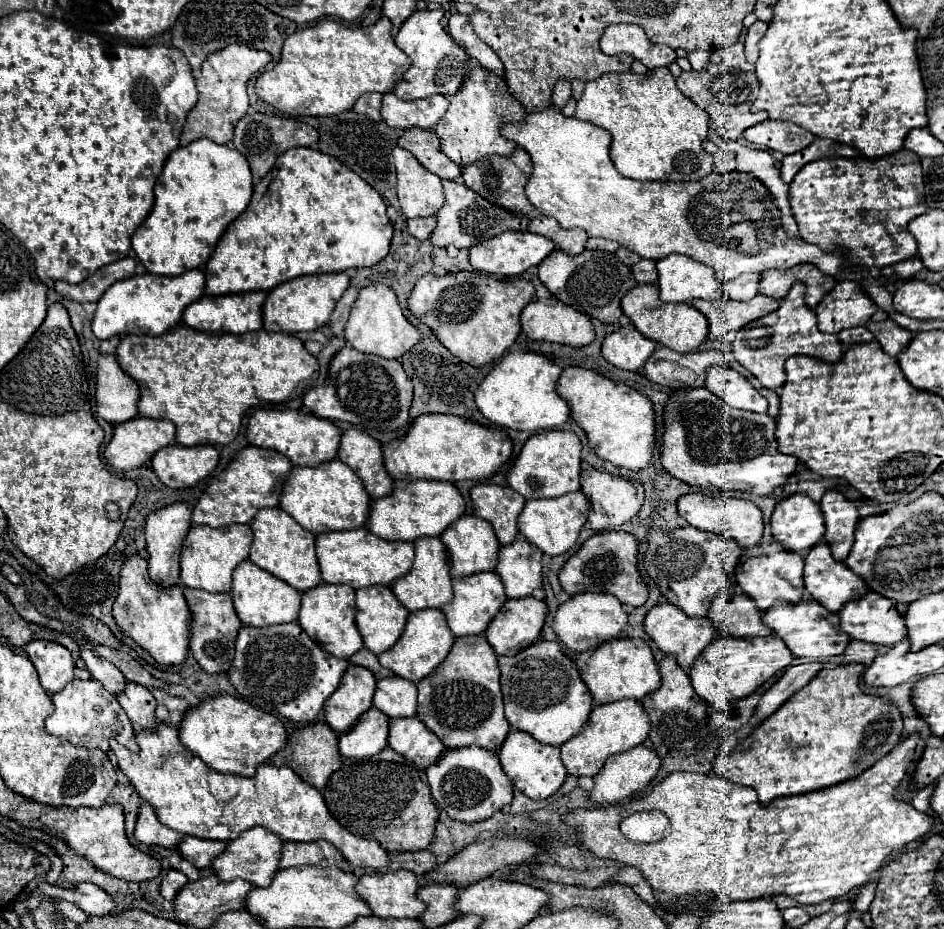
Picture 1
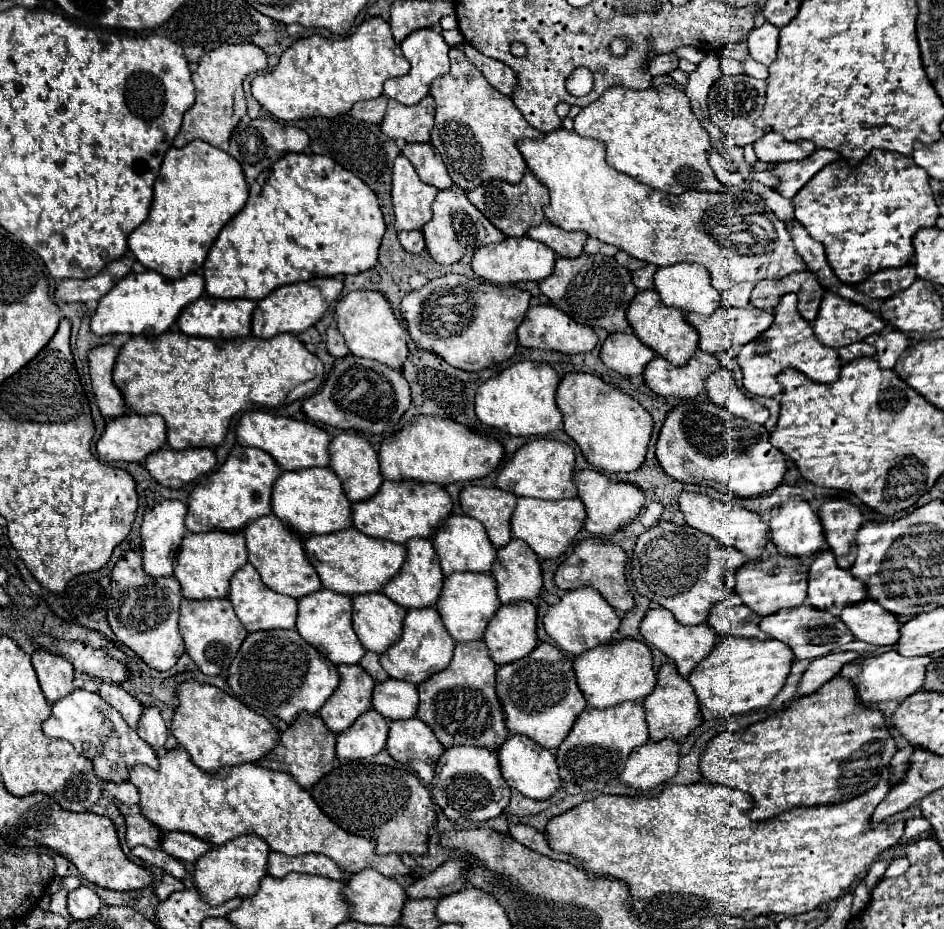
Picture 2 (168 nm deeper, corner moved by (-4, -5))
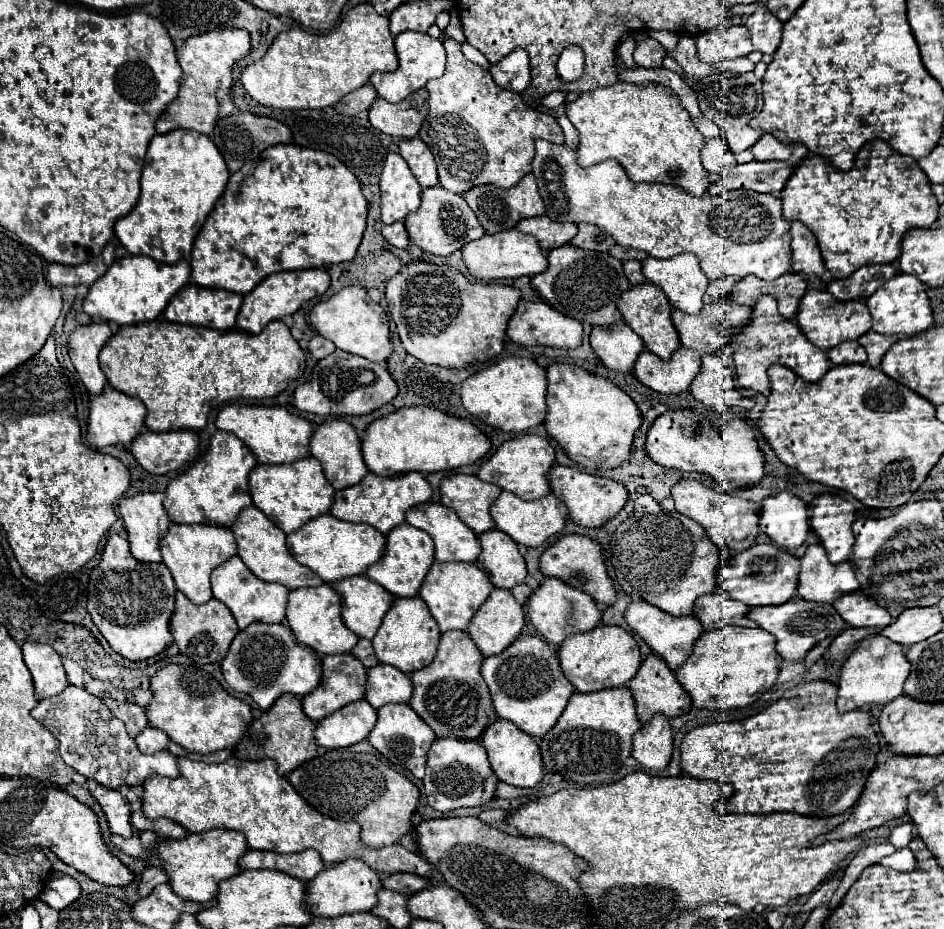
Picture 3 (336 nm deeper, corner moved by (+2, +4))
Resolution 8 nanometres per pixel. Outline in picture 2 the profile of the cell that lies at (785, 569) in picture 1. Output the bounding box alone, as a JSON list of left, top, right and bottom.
[734,573,806,615]

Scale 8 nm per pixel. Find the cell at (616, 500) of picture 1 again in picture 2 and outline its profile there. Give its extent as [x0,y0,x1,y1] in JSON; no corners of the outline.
[574,469,646,535]

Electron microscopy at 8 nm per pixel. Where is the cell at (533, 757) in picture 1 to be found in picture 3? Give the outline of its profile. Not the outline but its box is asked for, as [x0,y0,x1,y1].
[482,720,544,788]

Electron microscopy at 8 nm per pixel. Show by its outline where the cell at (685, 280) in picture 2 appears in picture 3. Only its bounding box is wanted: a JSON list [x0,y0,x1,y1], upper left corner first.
[642,252,708,314]

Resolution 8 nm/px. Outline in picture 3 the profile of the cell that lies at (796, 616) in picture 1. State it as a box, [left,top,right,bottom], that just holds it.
[746,598,846,662]

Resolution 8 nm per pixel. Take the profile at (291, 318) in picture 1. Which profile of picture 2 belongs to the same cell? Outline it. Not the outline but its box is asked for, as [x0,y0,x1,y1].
[252,277,344,339]

